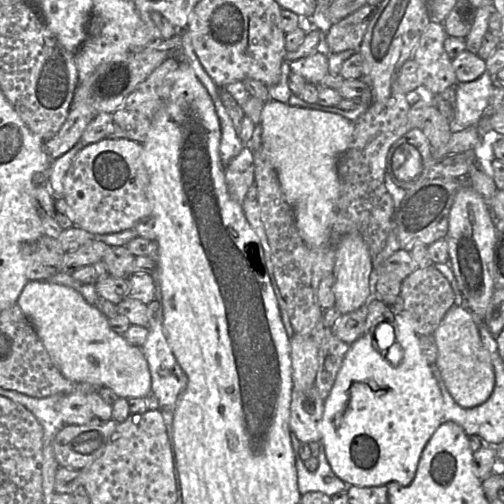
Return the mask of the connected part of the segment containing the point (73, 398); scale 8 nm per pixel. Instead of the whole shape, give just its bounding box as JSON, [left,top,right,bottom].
[60,391,112,425]

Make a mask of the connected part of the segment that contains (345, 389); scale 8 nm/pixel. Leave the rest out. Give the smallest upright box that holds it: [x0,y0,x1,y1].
[319,310,443,487]

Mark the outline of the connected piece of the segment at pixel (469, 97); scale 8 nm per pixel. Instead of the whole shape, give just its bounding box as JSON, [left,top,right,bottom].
[449,71,495,135]

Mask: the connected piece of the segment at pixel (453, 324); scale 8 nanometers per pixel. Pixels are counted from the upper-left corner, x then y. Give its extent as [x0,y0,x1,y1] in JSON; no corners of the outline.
[433,306,495,408]

